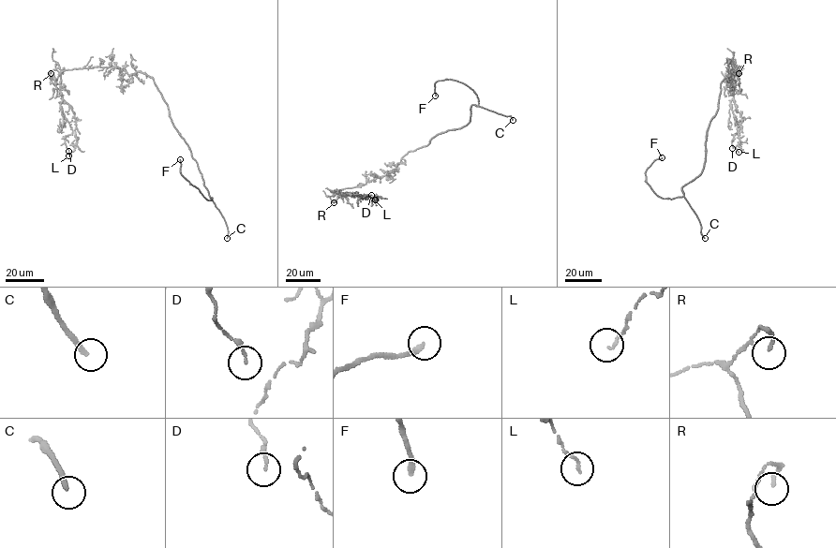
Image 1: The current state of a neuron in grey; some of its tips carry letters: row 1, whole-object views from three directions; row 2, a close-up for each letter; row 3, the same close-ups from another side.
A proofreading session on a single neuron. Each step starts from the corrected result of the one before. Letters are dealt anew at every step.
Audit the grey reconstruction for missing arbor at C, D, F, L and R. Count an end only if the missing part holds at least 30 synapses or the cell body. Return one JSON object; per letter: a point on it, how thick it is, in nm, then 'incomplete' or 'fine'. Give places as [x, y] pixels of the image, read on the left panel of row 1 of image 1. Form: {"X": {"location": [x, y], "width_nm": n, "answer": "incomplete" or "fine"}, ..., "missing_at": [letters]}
{"C": {"location": [227, 238], "width_nm": 240, "answer": "incomplete"}, "D": {"location": [68, 151], "width_nm": 110, "answer": "fine"}, "F": {"location": [180, 159], "width_nm": 220, "answer": "incomplete"}, "L": {"location": [68, 155], "width_nm": 90, "answer": "fine"}, "R": {"location": [51, 73], "width_nm": 130, "answer": "fine"}, "missing_at": ["C", "F"]}

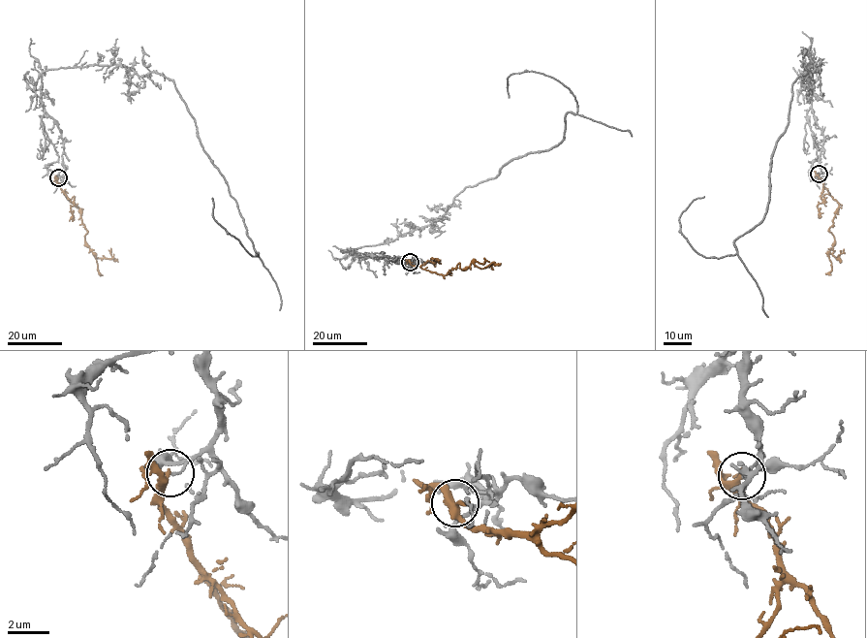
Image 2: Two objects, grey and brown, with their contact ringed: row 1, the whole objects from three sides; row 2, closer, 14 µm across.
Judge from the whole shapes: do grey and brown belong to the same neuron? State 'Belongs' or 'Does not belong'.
Does not belong

